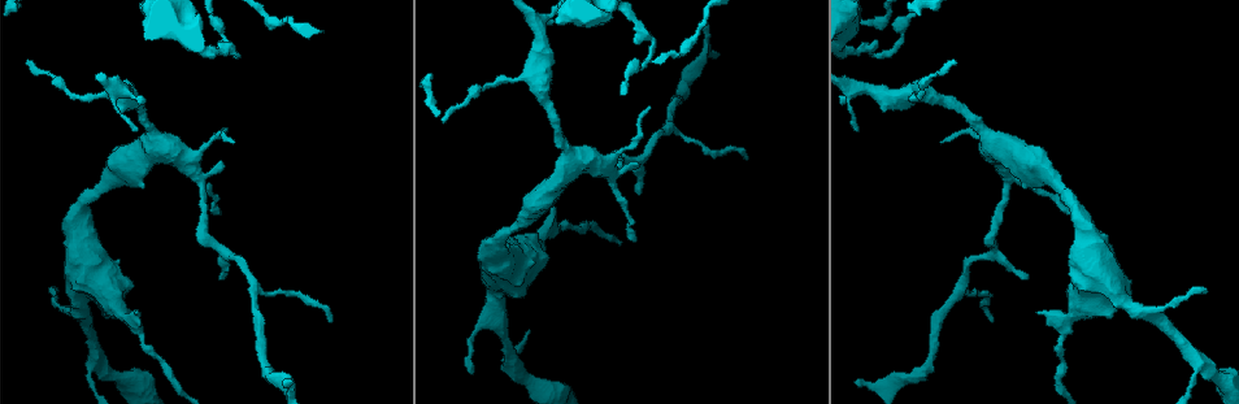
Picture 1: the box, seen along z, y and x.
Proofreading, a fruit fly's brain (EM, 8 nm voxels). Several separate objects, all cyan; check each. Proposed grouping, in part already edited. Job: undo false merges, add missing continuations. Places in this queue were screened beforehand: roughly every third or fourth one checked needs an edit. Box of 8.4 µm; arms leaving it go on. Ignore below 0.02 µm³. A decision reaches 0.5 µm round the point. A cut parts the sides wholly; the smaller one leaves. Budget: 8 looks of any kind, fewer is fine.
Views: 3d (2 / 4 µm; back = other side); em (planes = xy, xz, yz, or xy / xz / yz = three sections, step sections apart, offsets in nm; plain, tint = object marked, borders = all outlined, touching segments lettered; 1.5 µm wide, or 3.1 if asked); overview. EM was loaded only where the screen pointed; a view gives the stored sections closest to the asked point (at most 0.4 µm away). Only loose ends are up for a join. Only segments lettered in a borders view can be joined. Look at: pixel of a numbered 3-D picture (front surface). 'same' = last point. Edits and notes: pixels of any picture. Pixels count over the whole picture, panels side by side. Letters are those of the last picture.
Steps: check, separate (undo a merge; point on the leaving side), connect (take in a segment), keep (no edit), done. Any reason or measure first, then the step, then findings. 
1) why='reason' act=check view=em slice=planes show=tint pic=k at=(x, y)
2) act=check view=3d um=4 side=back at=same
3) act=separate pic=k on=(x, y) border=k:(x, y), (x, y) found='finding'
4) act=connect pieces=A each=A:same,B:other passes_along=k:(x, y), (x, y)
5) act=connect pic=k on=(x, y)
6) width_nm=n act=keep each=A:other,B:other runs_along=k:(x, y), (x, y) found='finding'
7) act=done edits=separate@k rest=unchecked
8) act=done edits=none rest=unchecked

why='thick turns thin' act=check view=em slice=planes show=borders pic=1 at=(1040, 167)

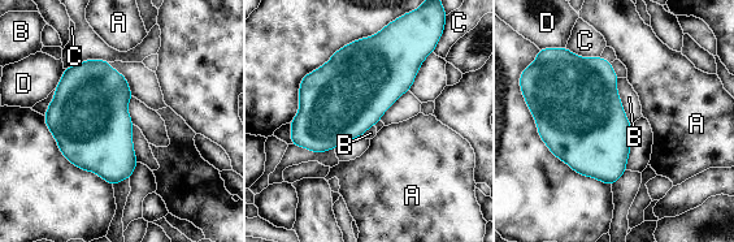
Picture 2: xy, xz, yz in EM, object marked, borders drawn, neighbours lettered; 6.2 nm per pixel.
act=keep each=A:other,B:other,C:other,D:other border=2:(617, 78), (617, 95), (632, 124) found='one neuron here'

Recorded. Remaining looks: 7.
why='branch point' act=check view=em slice=xy step=4 show=borders pic=1 at=(535, 82)

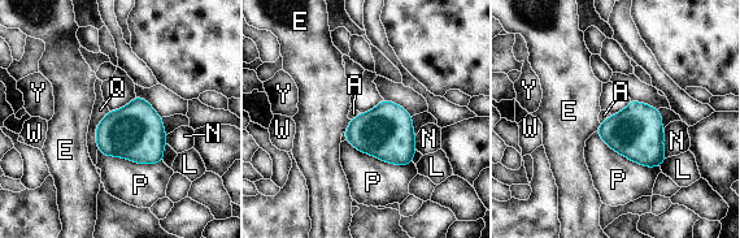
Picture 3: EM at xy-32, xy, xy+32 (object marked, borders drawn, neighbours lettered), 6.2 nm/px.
longest_contact=P:440nm act=keep each=A:other,E:other,L:other,N:other,P:other,Q:other,W:other,Y:other border=3:(109, 111), (96, 126), (98, 148) found='continuous, no second neuron'

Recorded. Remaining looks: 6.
why='sharp bend' act=check view=em slice=planes show=plain pic=1 at=(855, 50)

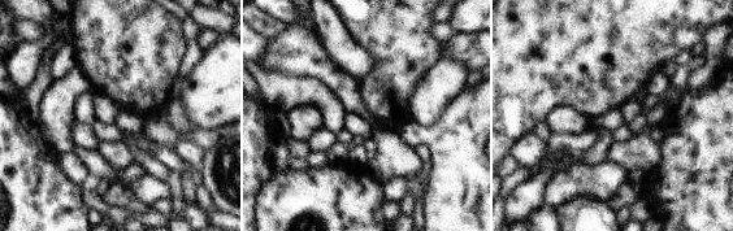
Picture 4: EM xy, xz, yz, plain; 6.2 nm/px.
act=check view=em slice=planes show=tint at=same

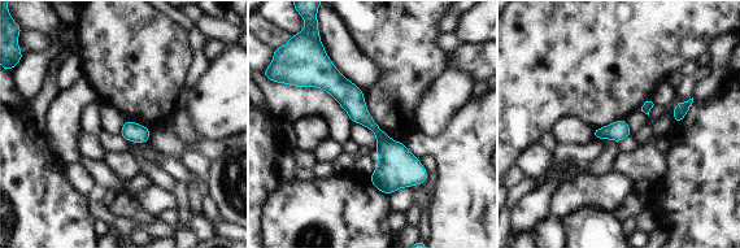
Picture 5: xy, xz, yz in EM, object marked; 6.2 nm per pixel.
why='what lies round it' act=check view=em slice=planes show=borders at=same

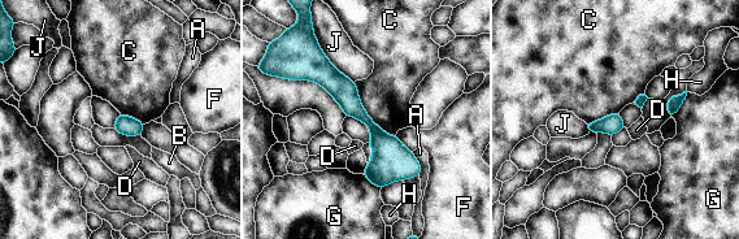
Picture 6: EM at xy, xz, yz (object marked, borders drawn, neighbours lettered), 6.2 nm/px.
longest_contact=C:420nm act=separate pic=6 on=(391, 161) each=A:other,B:other,C:other,D:other,F:other,G:other,H:other,J:other border=6:(370, 131), (383, 134) found='a second neuron is stuck on'

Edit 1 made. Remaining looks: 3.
act=done edits=separate@6 rest=unchecked

